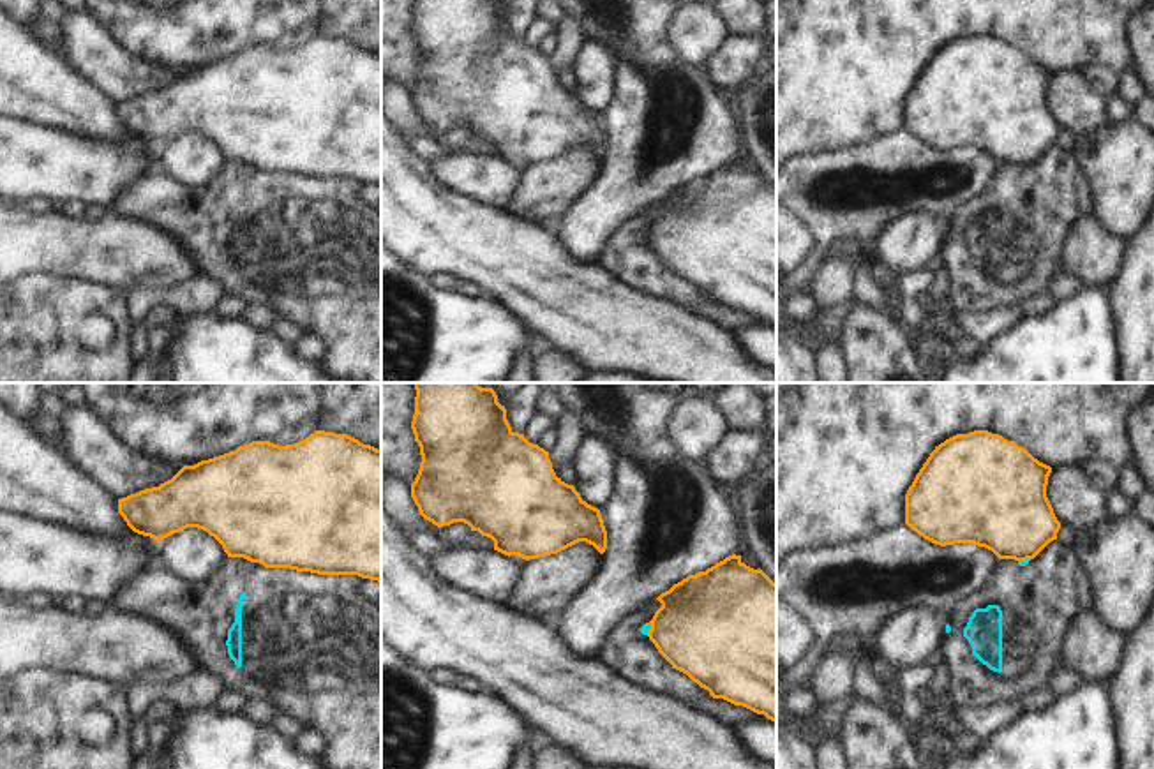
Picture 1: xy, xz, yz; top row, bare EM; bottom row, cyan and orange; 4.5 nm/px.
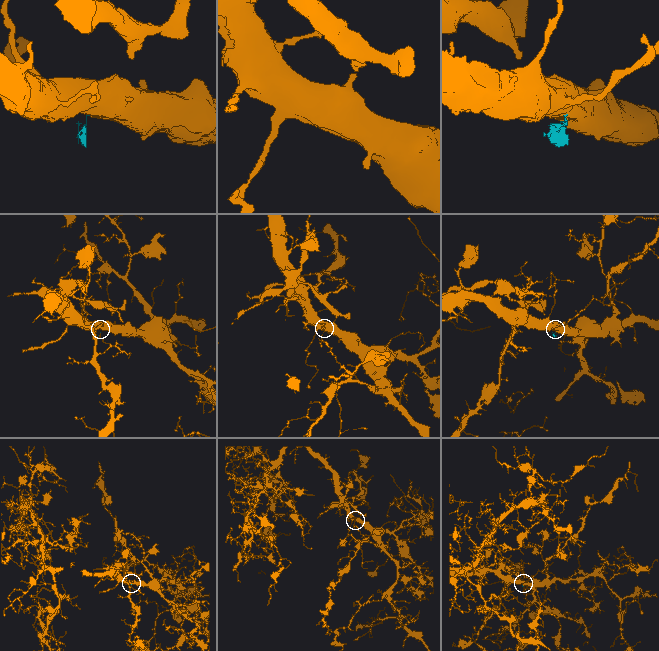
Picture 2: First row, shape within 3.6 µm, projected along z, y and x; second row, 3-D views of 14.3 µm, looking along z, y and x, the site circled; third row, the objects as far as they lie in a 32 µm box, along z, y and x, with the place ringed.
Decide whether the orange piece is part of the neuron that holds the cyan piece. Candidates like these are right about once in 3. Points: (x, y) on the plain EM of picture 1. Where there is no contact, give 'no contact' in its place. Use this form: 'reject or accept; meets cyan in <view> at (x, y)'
reject; meets cyan in xz at (650, 233)

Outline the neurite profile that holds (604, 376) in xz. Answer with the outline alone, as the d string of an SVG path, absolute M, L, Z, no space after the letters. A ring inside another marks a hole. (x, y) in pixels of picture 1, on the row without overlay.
M600 372L600 374L586 374L575 383L665 383L665 381L639 377L635 374Z

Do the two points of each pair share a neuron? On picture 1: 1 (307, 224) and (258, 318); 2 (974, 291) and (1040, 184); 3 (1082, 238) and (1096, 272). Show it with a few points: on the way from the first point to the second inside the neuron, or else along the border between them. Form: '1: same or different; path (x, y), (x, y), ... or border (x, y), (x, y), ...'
1: different; border (247, 304), (270, 307), (277, 316)
2: same; path (996, 265), (1040, 221), (1040, 210)
3: same; path (1087, 247), (1096, 263)

